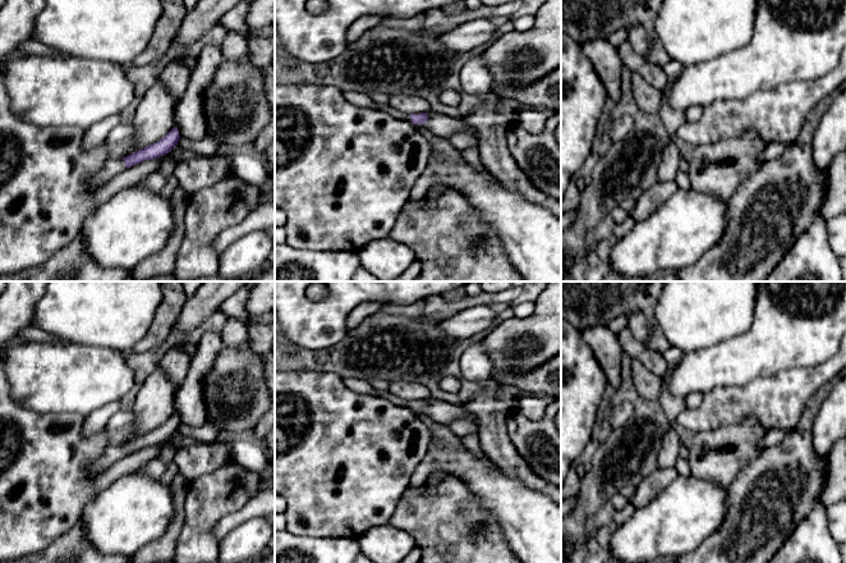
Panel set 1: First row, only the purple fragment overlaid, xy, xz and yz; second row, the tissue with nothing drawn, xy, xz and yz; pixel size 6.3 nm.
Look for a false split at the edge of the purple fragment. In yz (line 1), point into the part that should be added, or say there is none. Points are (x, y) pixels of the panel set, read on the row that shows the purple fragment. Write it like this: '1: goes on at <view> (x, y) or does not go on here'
1: does not go on here

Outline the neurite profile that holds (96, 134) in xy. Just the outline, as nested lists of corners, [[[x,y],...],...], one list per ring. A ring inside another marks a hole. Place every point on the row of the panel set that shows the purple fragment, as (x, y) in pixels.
[[[112,115],[89,127],[83,141],[83,150],[89,151],[105,142],[109,132],[120,124],[120,116]]]

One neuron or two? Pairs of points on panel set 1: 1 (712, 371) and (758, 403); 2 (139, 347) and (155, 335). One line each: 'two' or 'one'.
1: two
2: one

